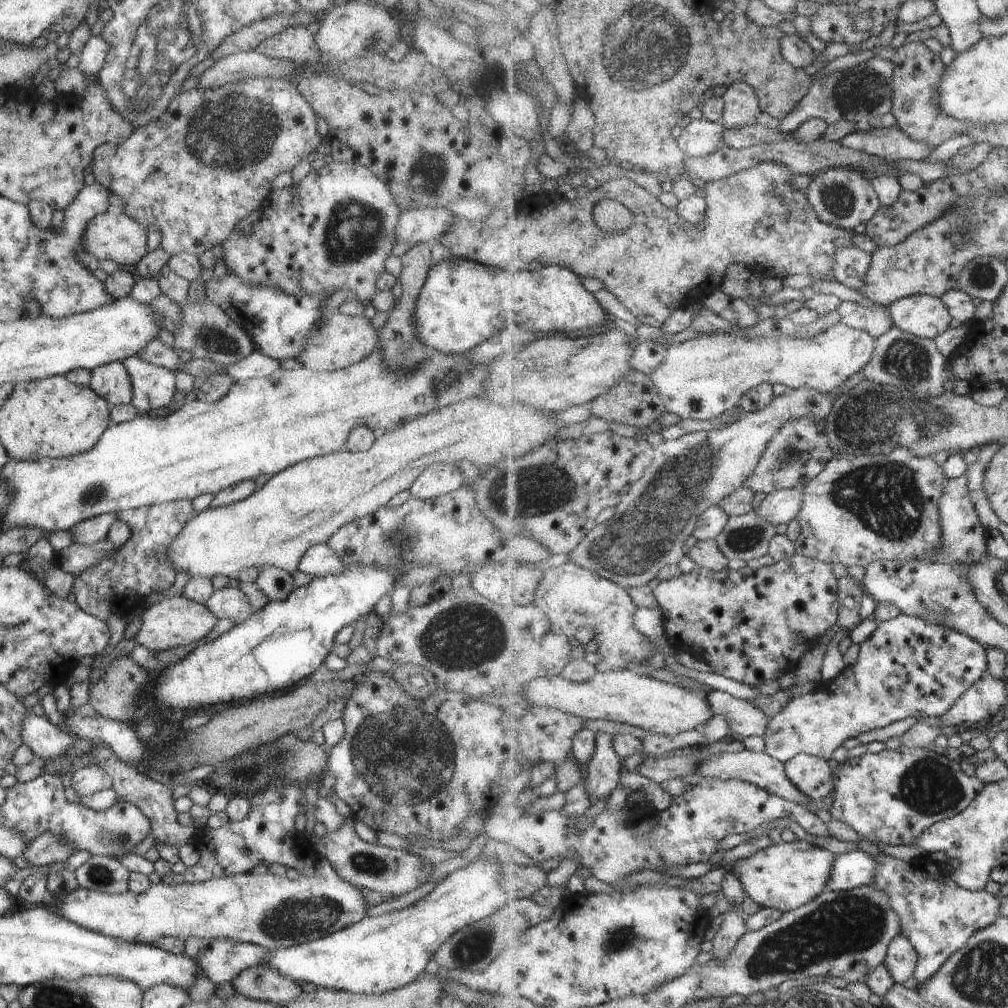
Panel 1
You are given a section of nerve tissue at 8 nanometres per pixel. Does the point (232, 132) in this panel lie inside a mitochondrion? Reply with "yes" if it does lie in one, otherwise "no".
yes

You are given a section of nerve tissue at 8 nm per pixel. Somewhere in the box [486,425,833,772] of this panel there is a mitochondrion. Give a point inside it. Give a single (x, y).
(652, 525)

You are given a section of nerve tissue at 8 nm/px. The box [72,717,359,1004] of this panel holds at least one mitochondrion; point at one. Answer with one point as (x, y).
(294, 919)

